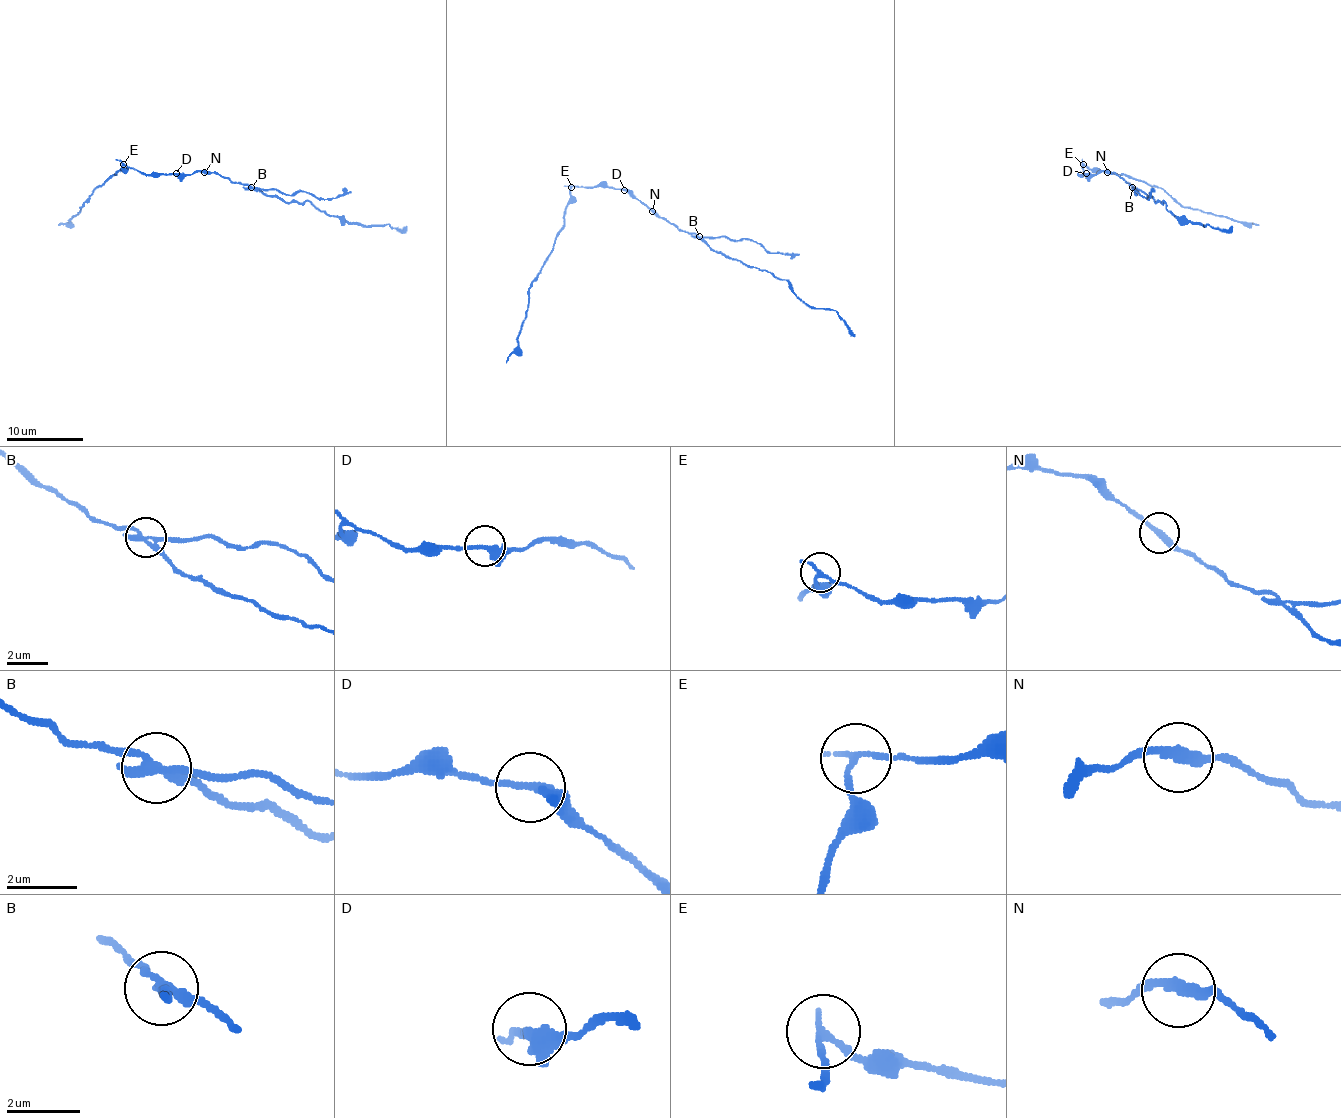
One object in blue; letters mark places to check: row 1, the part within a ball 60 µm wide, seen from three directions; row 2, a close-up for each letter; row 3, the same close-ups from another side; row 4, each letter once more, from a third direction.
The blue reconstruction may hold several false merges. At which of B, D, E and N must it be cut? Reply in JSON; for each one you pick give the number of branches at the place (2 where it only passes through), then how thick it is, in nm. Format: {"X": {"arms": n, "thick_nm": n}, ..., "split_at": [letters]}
{"B": {"arms": 3, "thick_nm": 200}, "E": {"arms": 2, "thick_nm": 170}, "split_at": ["B", "E"]}

